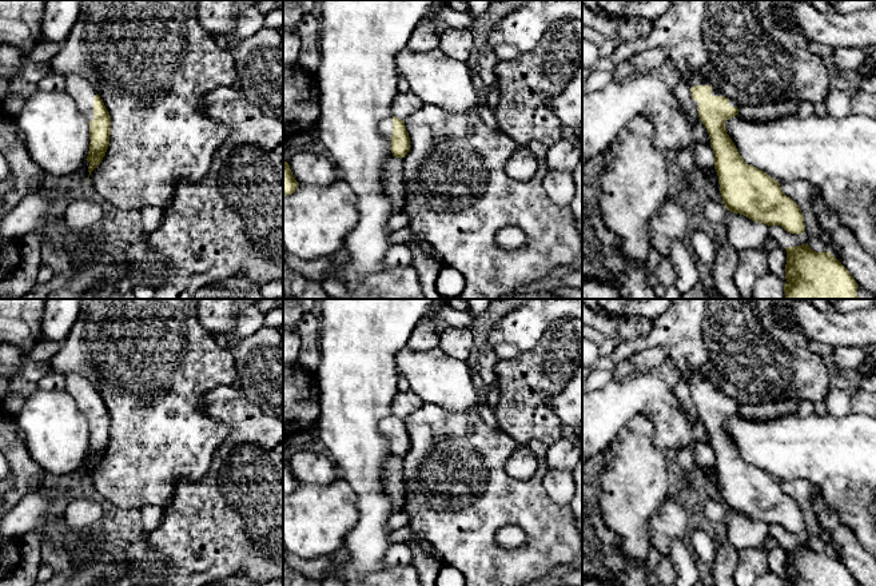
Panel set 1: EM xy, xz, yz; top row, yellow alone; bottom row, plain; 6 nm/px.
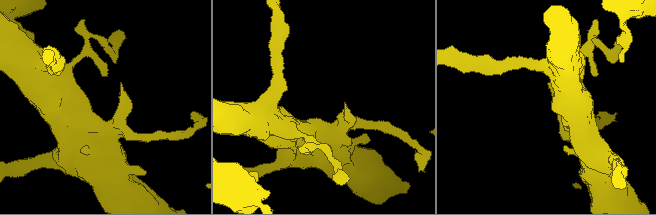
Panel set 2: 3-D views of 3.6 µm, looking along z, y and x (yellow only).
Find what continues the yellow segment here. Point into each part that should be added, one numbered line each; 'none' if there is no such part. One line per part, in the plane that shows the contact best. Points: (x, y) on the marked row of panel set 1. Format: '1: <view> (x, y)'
1: yz (696, 79)

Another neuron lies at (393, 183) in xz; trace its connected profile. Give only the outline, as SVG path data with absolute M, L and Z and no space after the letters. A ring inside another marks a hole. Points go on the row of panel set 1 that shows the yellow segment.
M390 156L382 166L382 184L390 200L393 214L405 206L405 183L402 159Z

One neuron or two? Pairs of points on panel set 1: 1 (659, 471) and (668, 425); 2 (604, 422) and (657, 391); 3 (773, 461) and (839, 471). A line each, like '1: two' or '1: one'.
1: two
2: one
3: one

